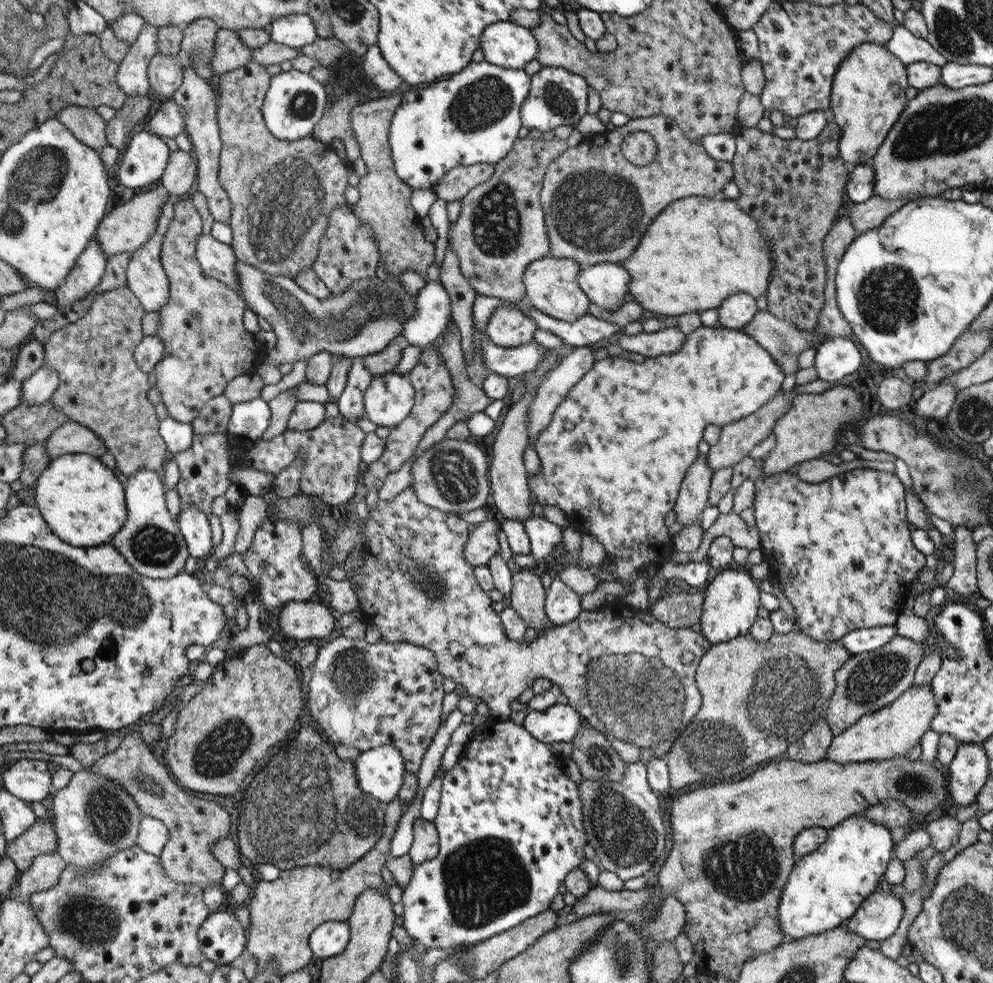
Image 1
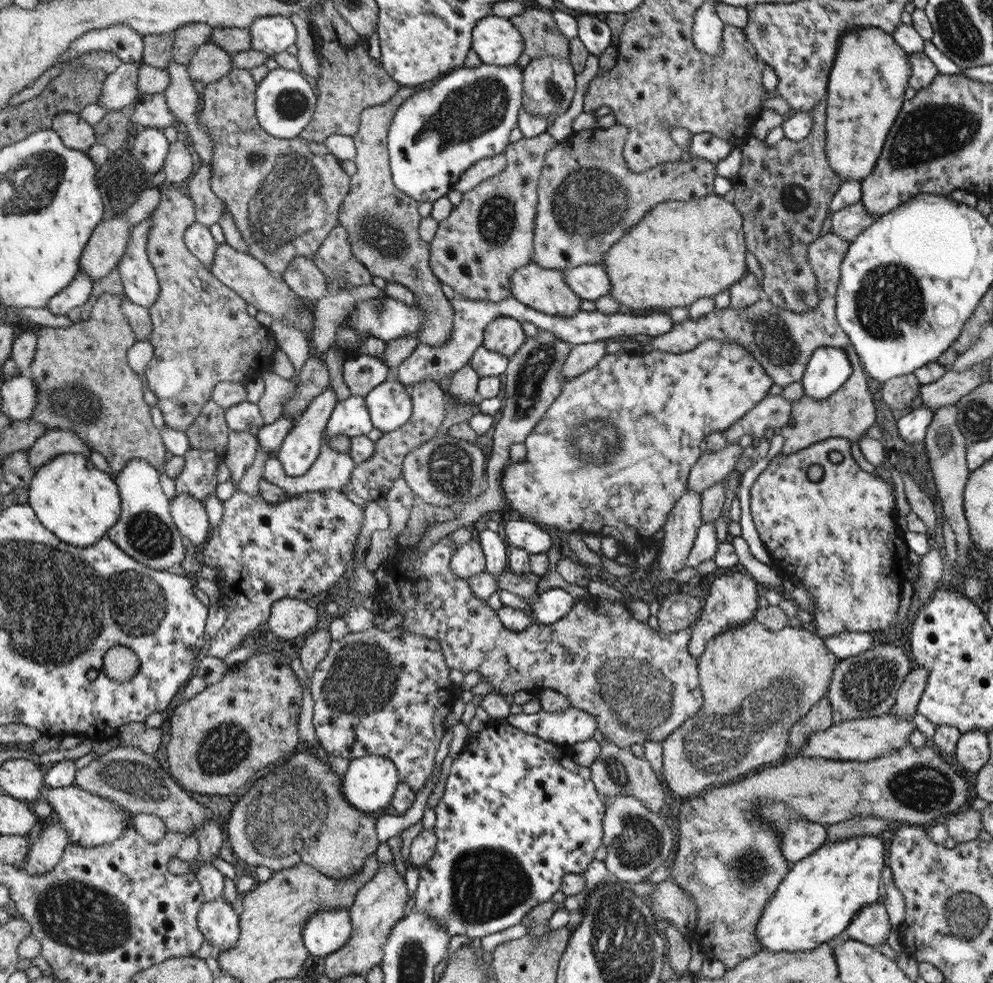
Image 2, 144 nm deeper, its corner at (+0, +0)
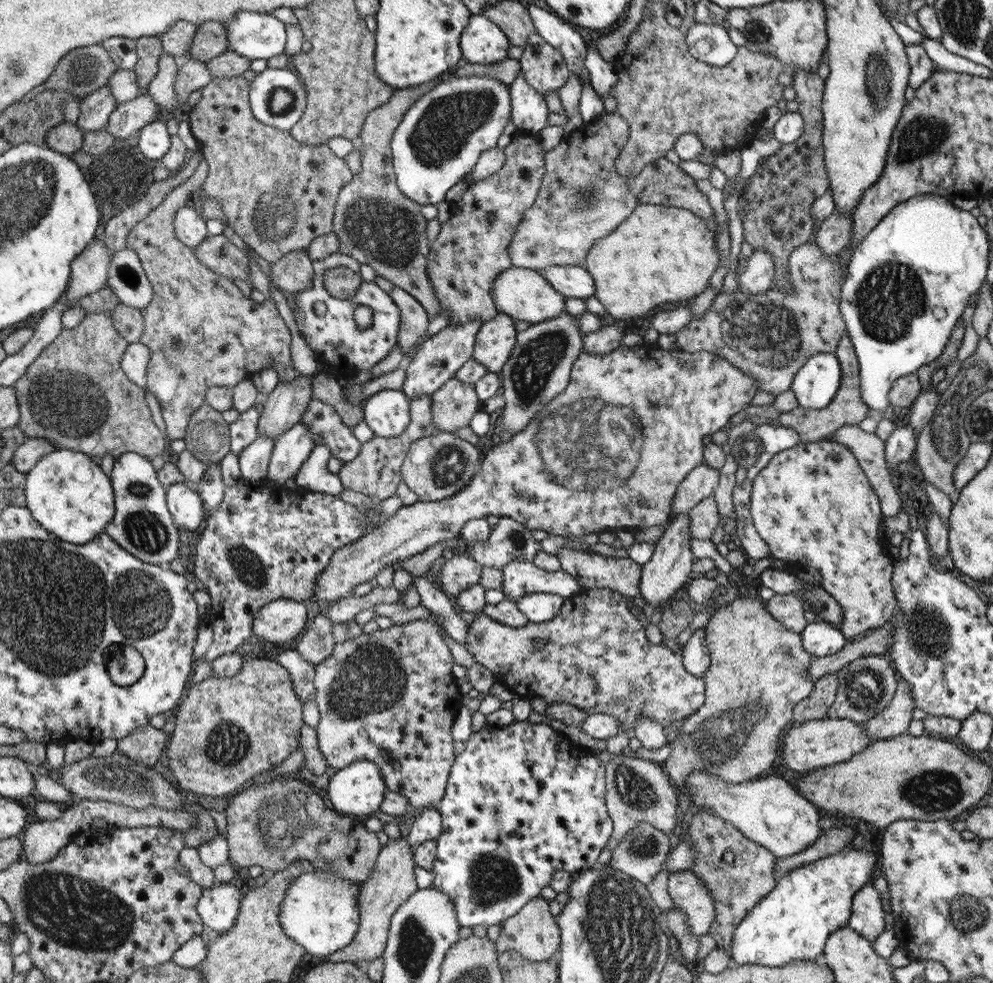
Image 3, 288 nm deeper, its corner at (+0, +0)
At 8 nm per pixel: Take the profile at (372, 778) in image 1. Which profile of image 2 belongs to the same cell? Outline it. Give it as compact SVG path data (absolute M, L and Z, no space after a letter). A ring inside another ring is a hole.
M367 754L349 762L343 774L343 794L349 804L363 812L385 810L401 784L393 760Z

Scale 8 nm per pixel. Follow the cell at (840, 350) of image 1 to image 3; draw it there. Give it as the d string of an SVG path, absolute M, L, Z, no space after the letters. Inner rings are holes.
M821 352L811 356L793 380L793 394L801 408L821 410L829 406L841 386L841 366L835 354Z

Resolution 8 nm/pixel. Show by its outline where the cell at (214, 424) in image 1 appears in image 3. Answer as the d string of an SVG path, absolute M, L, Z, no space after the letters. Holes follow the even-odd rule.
M201 404L201 410L193 416L189 430L185 432L185 450L197 456L203 464L219 464L225 458L225 454L229 454L229 426L223 420L223 416L215 412L211 406Z

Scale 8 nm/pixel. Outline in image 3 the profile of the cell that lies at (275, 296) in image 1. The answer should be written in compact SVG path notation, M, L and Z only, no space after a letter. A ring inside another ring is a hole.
M207 236L199 248L193 250L197 258L213 270L213 274L219 274L227 280L243 280L251 284L251 272L249 272L249 258L247 252L237 248L229 238L225 236Z

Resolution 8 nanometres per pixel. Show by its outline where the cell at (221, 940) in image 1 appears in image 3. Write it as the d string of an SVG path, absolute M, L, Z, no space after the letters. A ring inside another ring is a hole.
M221 884L205 890L197 906L197 914L201 916L203 926L217 936L229 932L233 924L237 924L237 912L241 910L239 900L239 890L231 884Z

